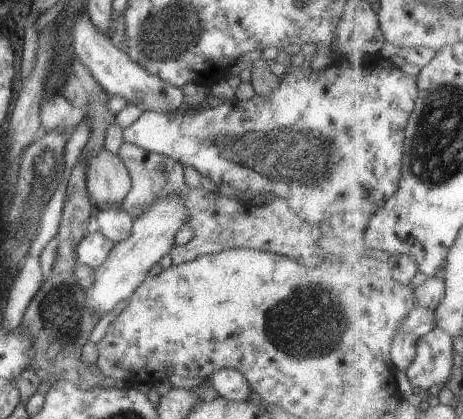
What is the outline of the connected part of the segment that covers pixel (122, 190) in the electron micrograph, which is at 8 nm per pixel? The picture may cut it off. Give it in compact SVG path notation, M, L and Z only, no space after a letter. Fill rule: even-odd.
M104 147L99 148L99 152L93 154L87 160L87 166L85 166L85 188L87 189L87 196L98 207L119 206L130 189L129 186L132 186L131 182L132 180L129 180L127 170L125 170L117 155L107 152Z

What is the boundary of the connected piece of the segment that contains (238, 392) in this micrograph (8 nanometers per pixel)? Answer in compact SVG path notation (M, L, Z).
M219 368L209 374L208 381L219 396L225 400L241 402L241 400L250 400L254 397L247 379L235 368Z

